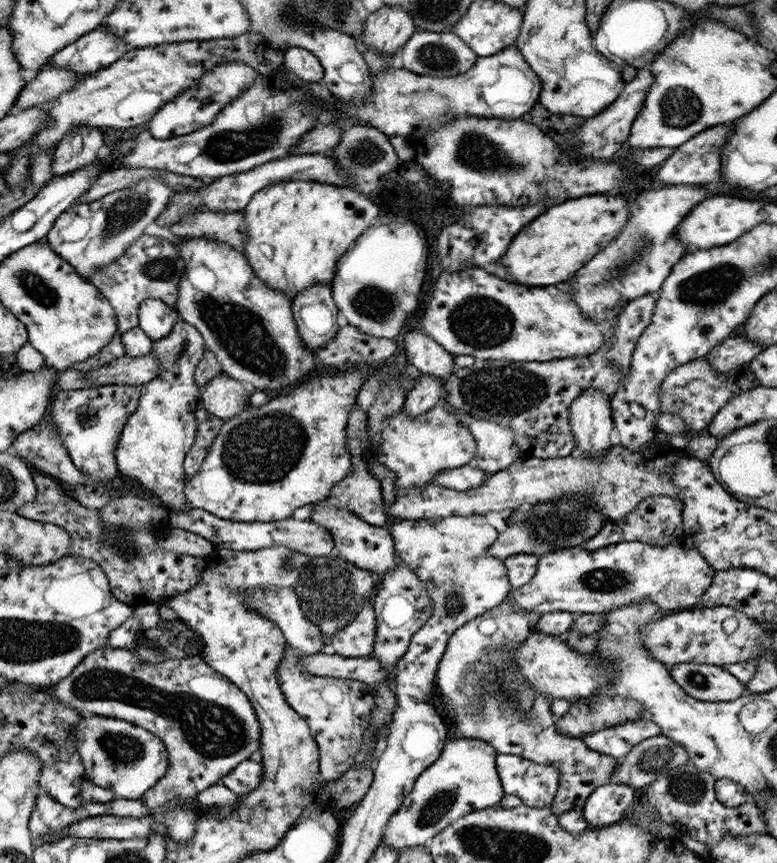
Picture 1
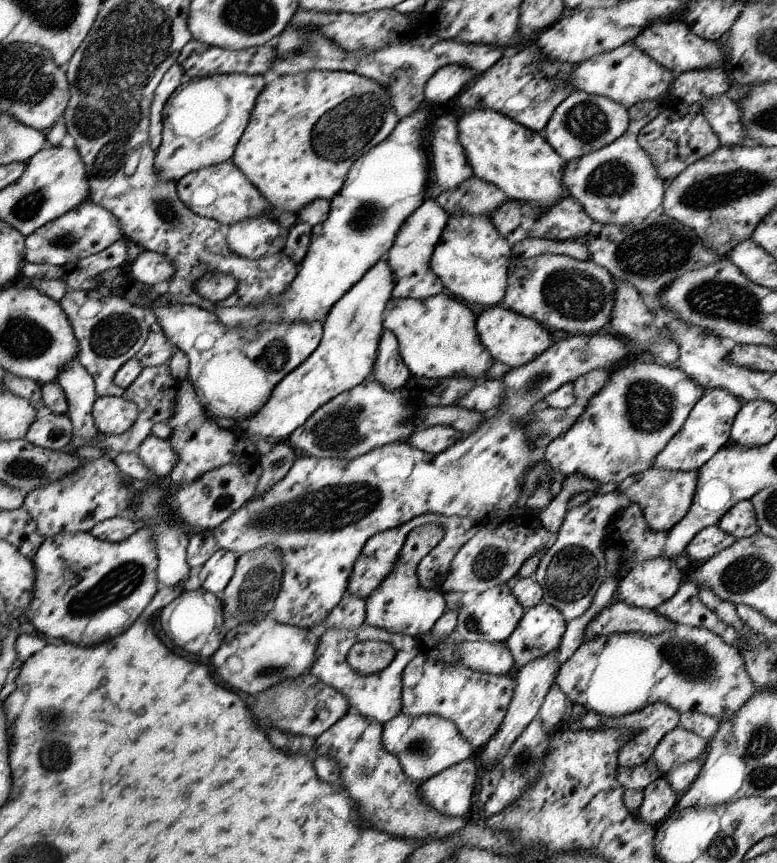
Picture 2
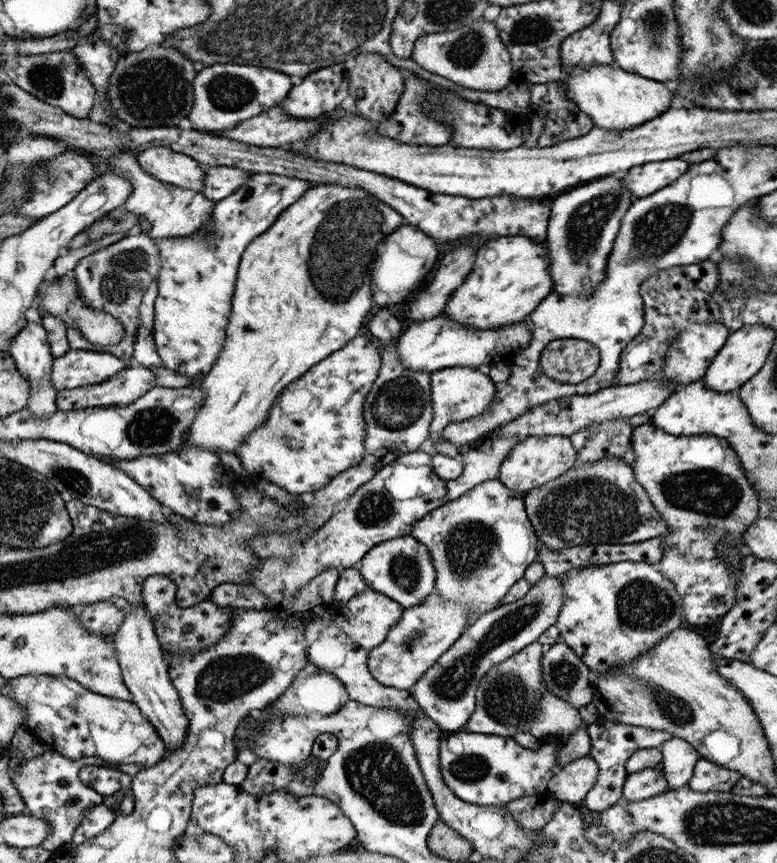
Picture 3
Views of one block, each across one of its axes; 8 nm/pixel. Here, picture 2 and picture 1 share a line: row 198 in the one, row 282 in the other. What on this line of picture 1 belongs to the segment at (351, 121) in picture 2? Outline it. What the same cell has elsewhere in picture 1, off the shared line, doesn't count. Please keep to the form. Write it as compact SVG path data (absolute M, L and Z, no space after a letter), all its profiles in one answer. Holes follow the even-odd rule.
M297 180L282 181L262 187L252 196L243 211L249 225L249 238L244 250L249 264L270 288L285 293L292 301L318 283L327 284L331 288L341 256L353 246L362 232L379 218L380 208L374 202L370 202L366 195L352 192L350 187Z

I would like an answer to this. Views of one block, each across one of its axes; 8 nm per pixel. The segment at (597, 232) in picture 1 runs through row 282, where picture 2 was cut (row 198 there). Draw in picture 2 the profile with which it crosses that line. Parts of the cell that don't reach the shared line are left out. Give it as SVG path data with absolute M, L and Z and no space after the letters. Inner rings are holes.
M494 109L456 112L457 141L462 145L474 175L495 184L510 199L538 208L552 208L562 197L567 196L561 183L567 161L536 131L523 127Z

